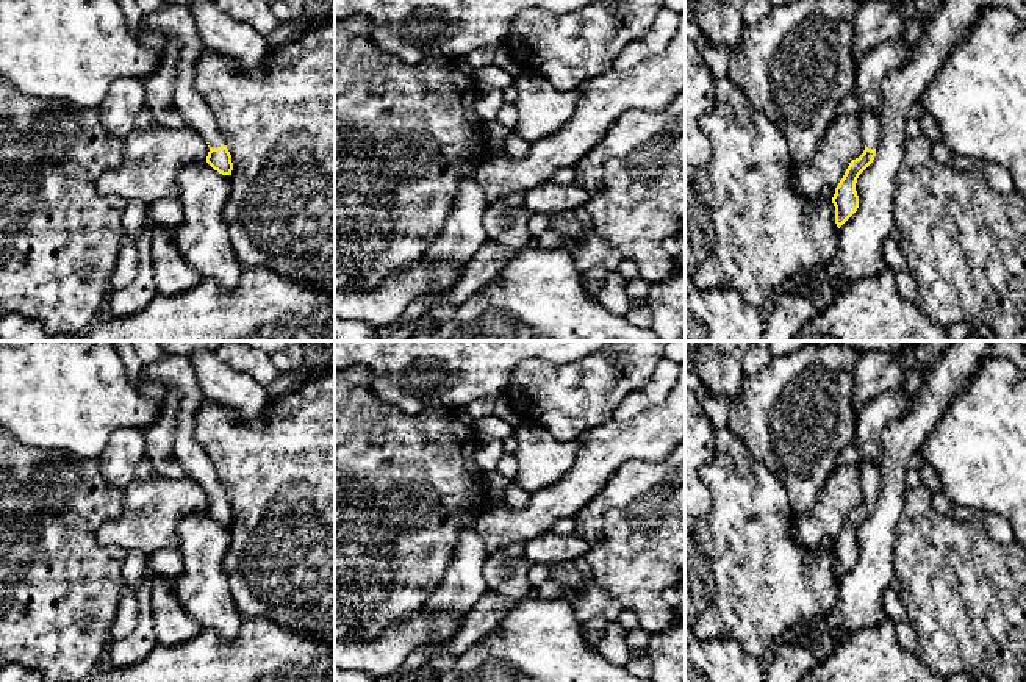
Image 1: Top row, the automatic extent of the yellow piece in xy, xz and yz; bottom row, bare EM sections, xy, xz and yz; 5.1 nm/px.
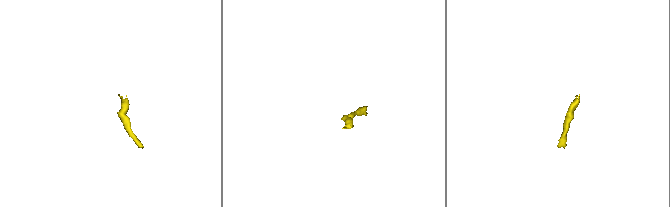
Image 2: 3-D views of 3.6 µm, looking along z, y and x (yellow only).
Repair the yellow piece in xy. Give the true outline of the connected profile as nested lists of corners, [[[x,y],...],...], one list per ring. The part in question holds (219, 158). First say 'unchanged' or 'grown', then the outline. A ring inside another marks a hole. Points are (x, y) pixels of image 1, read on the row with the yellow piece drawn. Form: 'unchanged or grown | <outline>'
grown | [[[166,3],[161,9],[144,11],[141,23],[152,31],[174,38],[180,44],[177,70],[174,75],[174,103],[185,119],[208,144],[206,163],[222,175],[231,175],[231,155],[225,145],[216,117],[197,91],[196,66],[205,50],[197,33],[189,6]]]

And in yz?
grown | [[[871,111],[857,114],[860,120],[862,139],[865,142],[863,153],[852,160],[835,188],[832,203],[835,206],[835,224],[840,228],[859,208],[859,196],[856,183],[859,175],[873,163],[879,144],[881,117]]]

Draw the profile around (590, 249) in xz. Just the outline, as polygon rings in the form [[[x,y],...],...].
[[[549,227],[536,238],[536,246],[541,249],[566,247],[582,272],[596,264],[602,264],[608,272],[618,271],[622,261],[618,249],[593,228],[588,228],[588,232],[579,238],[563,236]]]

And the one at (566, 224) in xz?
[[[554,213],[551,216],[551,228],[563,236],[579,238],[588,232],[574,213]]]

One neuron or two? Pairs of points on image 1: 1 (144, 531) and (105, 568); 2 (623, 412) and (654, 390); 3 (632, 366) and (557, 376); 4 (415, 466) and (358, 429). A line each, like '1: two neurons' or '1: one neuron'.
1: two neurons
2: one neuron
3: one neuron
4: one neuron

